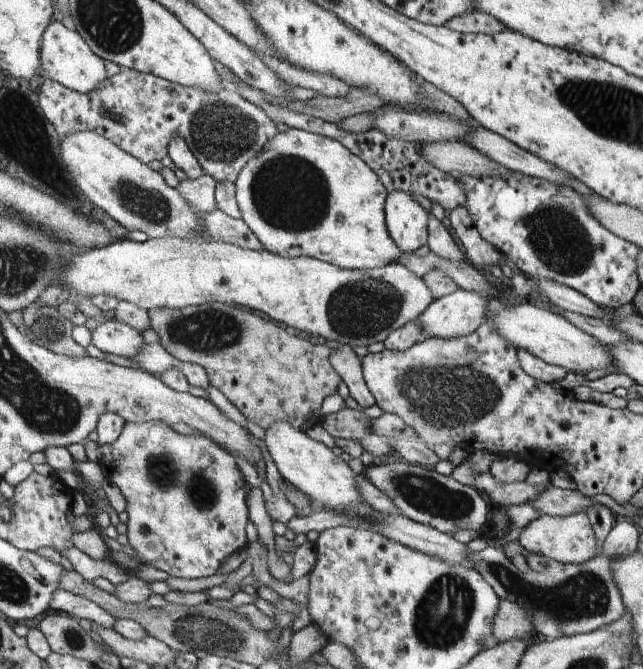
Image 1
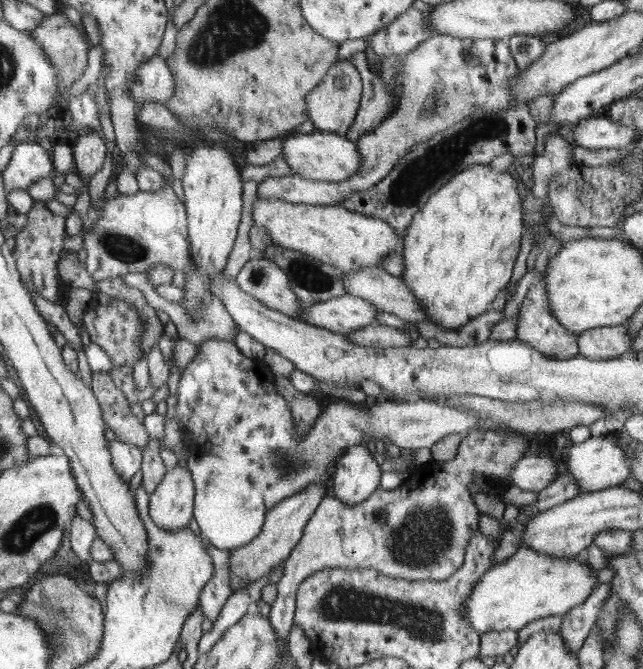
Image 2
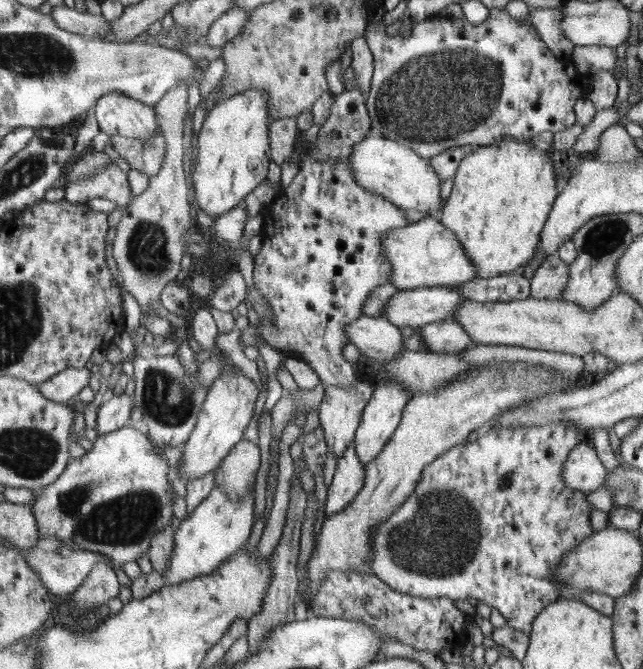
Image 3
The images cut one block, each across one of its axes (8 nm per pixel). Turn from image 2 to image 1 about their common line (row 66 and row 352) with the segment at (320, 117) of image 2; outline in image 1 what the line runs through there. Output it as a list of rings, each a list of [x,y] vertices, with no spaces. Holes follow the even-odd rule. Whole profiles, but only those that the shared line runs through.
[[[339,344],[332,354],[332,364],[338,375],[350,389],[350,396],[356,400],[359,408],[370,408],[375,404],[374,396],[368,389],[362,374],[361,358],[354,353],[352,347]]]

